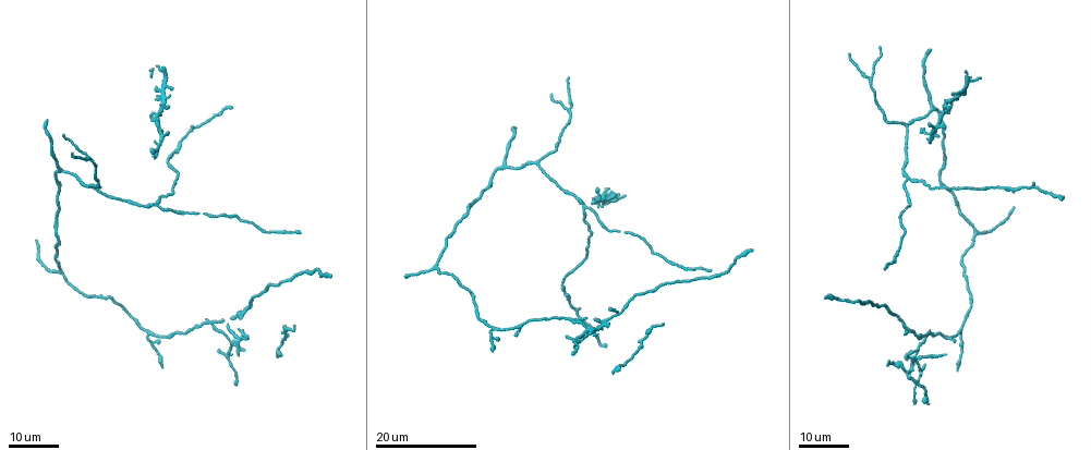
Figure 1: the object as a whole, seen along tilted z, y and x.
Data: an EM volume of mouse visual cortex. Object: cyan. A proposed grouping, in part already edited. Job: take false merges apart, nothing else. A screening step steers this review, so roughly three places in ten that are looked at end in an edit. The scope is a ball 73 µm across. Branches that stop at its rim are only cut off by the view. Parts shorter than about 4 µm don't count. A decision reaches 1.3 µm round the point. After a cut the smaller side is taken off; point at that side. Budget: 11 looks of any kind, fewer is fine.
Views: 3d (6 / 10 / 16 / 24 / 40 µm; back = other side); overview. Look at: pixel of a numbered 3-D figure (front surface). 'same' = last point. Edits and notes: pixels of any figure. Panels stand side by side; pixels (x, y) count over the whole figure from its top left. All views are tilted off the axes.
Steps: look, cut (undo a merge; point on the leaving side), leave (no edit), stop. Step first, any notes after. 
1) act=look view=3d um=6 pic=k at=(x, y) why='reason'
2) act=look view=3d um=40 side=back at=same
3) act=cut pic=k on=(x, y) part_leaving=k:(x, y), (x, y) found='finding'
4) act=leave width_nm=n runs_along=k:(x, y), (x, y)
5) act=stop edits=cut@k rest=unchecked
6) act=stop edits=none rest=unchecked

act=look view=3d um=24 pic=1 at=(575, 315) why='thick turns thin'

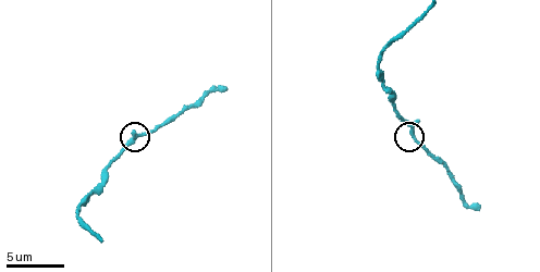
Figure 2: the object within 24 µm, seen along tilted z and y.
act=look view=3d um=10 pic=2 at=(413, 130)

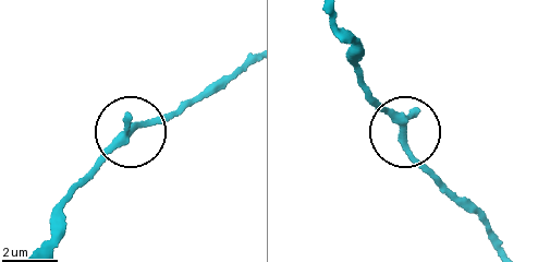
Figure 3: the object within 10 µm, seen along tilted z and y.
act=leave runs_along=3:(330, 16), (366, 100), (441, 183) found='continuous, no second neuron'

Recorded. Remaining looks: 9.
act=look view=3d um=24 pic=1 at=(928, 334) why='side arm on a straight run'

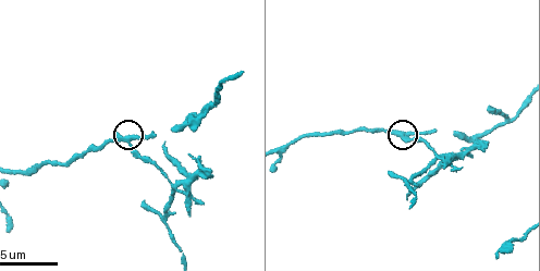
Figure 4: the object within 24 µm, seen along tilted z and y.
act=look view=3d um=10 pic=4 at=(130, 141)

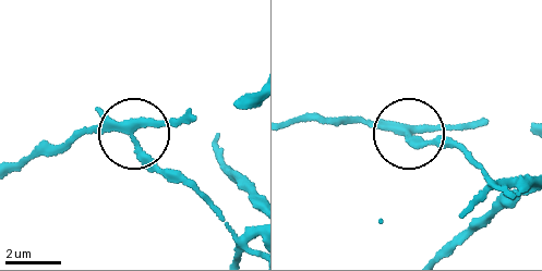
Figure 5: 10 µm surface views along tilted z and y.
act=cut pic=5 on=(145, 159) width_nm=260 part_leaving=5:(123, 130), (161, 170), (194, 182), (230, 230), (250, 237) found='two neurons meet here'

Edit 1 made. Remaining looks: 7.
act=look view=3d um=16 pic=1 at=(977, 235) why='three-way junction'

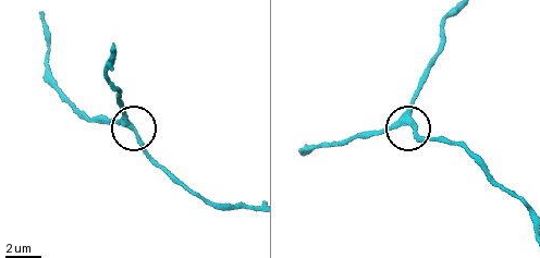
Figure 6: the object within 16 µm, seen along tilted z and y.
act=look view=3d um=6 pic=6 at=(403, 120)

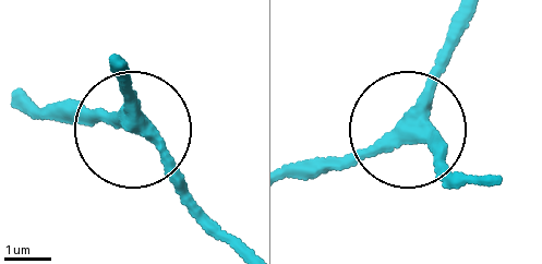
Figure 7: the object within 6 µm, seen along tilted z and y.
act=leave arms=3 found='all the same neuron'

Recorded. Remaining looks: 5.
act=look view=3d um=24 pic=1 at=(148, 334) why='arms part here'

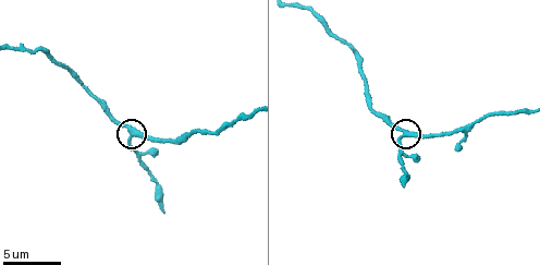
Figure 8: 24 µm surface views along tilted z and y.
act=look view=3d um=10 pic=8 at=(403, 133) why='closer look'

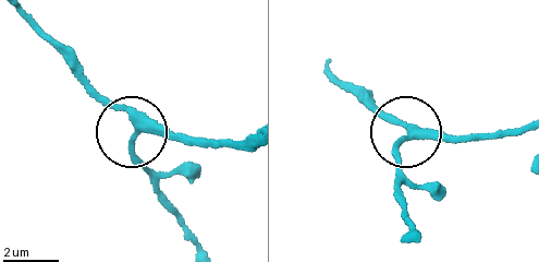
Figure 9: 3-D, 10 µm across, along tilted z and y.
act=leave arms=3 runs_along=9:(24, 12), (125, 111), (130, 158), (148, 182) found='one neuron here'

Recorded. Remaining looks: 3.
act=look view=3d um=16 pic=1 at=(583, 209) why='two arms in line, one across'

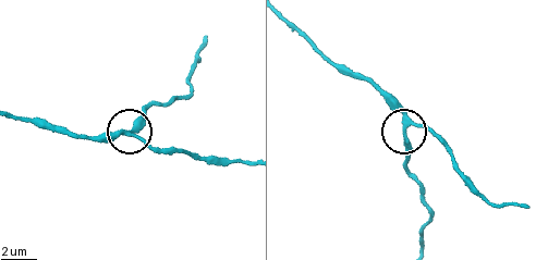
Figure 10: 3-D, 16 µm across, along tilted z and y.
act=look view=3d um=6 pic=10 at=(404, 126) why='zoom in'

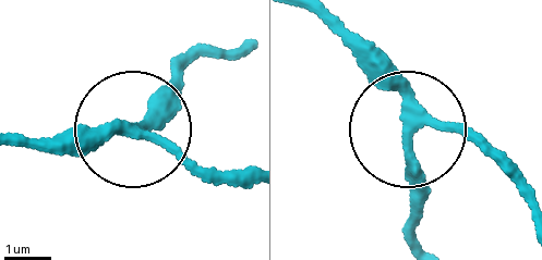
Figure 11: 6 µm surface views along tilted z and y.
act=look view=3d um=6 side=back pic=11 at=(413, 126)

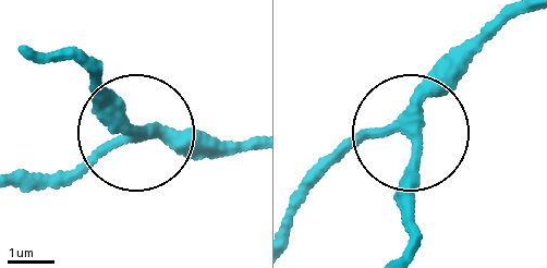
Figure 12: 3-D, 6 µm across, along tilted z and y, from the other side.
act=leave arms=3 found='continuous, no second neuron'

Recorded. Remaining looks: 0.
act=stop edits=cut@5 rest=unchecked

